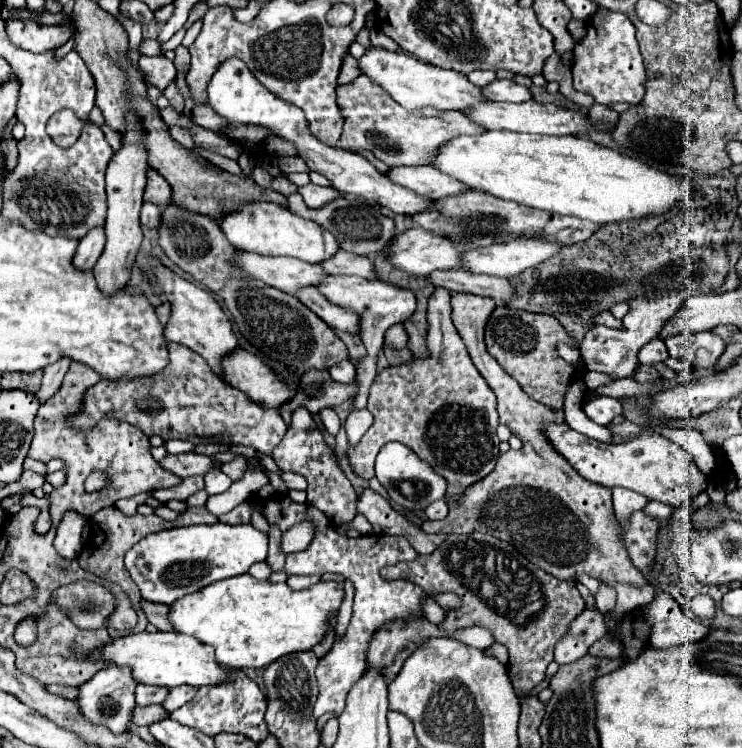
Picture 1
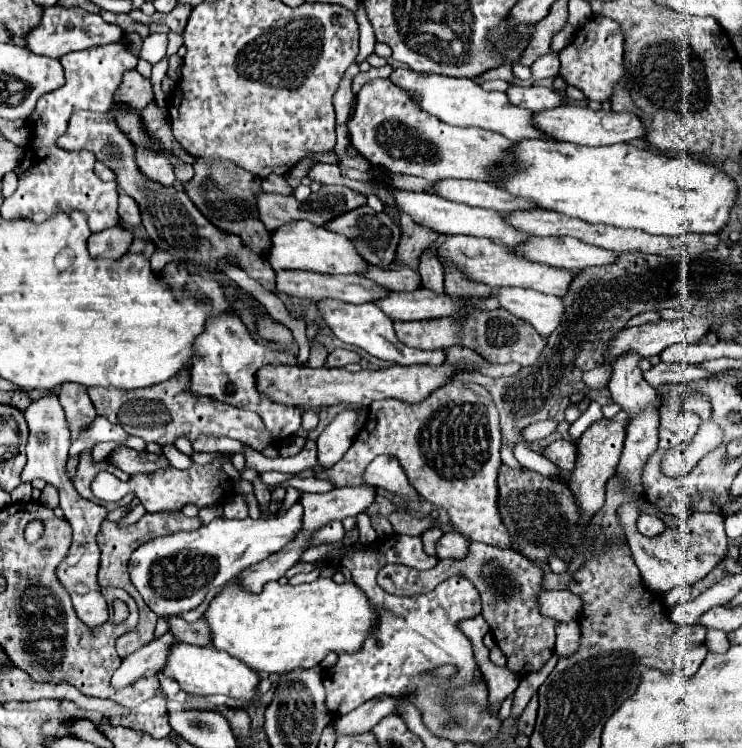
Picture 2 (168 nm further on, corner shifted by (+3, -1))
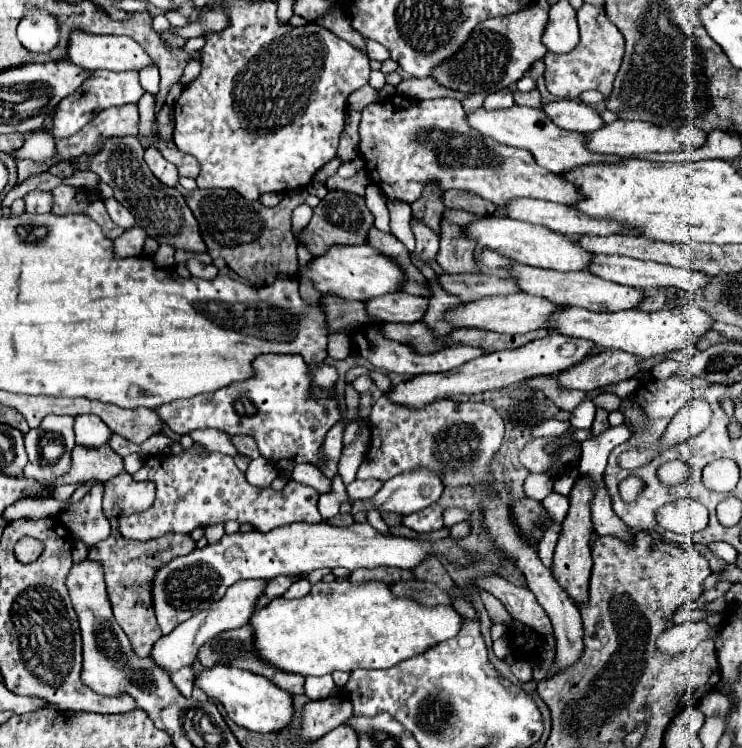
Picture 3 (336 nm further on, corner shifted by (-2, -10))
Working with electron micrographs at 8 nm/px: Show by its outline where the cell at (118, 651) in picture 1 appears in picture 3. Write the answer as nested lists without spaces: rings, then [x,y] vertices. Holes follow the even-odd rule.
[[[212,666],[202,668],[202,672],[194,678],[194,686],[204,690],[208,698],[214,698],[224,704],[228,718],[248,730],[276,732],[292,720],[292,696],[260,674],[238,670],[232,666]]]

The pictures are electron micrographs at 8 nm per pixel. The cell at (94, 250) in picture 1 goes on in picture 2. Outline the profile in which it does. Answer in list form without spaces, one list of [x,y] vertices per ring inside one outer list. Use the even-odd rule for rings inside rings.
[[[117,225],[117,227],[111,227],[107,231],[99,231],[99,233],[93,233],[89,237],[89,253],[91,257],[105,257],[105,259],[119,259],[127,253],[129,245],[133,243],[133,233],[123,227],[123,225]]]

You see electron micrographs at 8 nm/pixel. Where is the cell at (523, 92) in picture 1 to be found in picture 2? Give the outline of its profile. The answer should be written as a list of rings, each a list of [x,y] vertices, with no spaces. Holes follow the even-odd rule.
[[[509,87],[507,97],[513,105],[517,107],[525,107],[531,111],[543,111],[543,109],[555,109],[559,105],[563,105],[563,97],[547,87]]]

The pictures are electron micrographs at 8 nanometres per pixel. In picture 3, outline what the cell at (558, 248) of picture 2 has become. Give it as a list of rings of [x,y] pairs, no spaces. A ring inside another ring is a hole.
[[[592,254],[592,262],[588,270],[604,280],[616,282],[616,284],[626,284],[632,288],[646,288],[646,286],[676,286],[688,292],[696,292],[698,288],[704,288],[708,284],[710,276],[704,276],[696,270],[684,270],[684,268],[672,268],[668,264],[658,264],[658,262],[646,262],[646,260],[636,260],[636,258],[626,258],[626,256],[610,256],[610,254]]]

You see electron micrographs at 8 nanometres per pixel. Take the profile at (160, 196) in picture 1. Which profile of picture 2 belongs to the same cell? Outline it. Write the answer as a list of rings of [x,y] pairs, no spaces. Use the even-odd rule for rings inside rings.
[[[137,149],[137,165],[149,179],[161,183],[161,185],[173,185],[173,165],[167,161],[167,155],[157,149]]]

